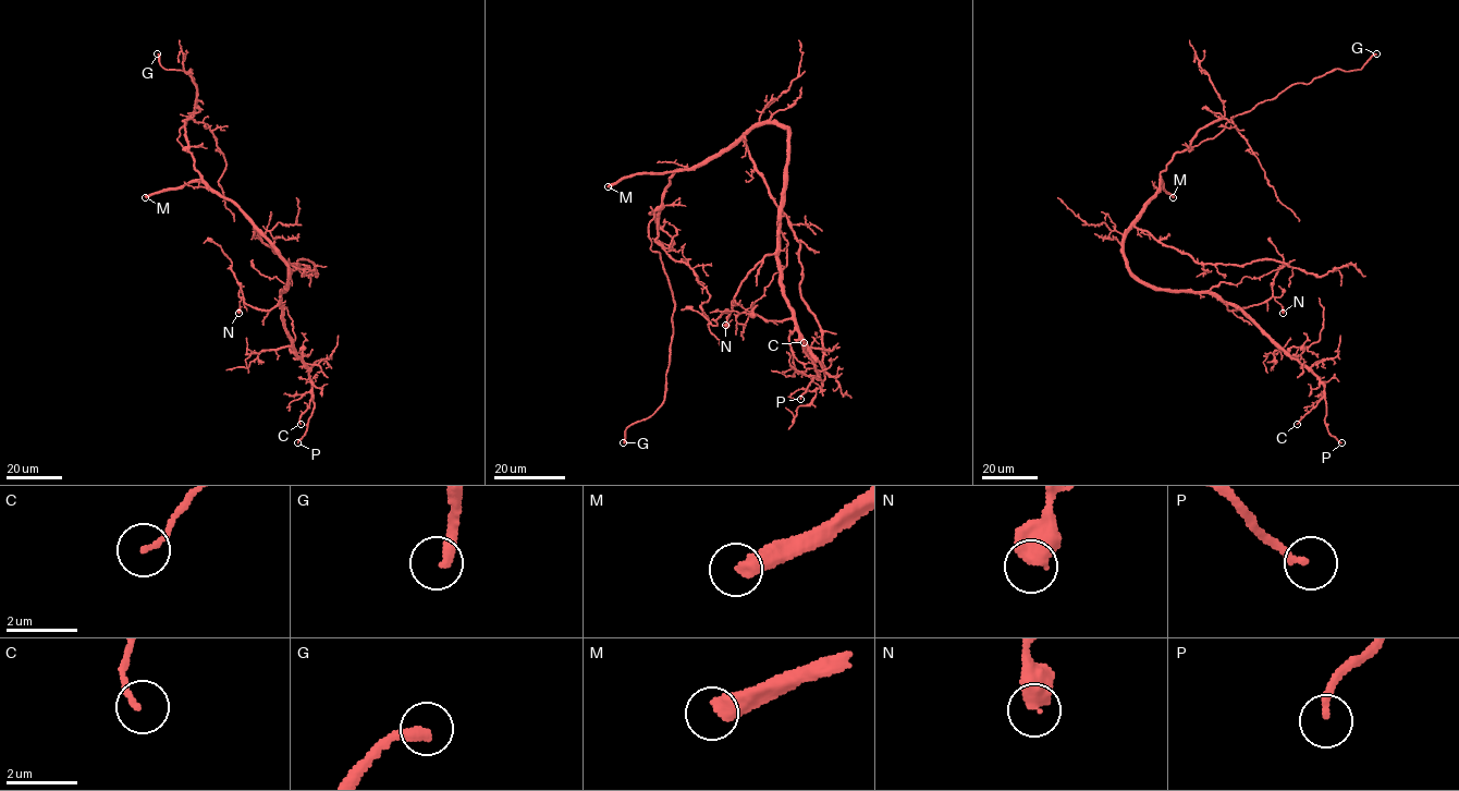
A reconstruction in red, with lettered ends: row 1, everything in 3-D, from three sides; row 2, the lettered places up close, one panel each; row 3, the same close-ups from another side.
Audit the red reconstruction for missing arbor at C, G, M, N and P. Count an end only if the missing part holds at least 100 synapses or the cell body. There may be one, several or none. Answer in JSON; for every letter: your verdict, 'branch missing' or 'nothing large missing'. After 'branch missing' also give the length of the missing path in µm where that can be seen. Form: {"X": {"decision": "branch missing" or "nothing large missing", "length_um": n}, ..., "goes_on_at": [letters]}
{"C": {"decision": "nothing large missing"}, "G": {"decision": "branch missing", "length_um": 7}, "M": {"decision": "branch missing", "length_um": 200}, "N": {"decision": "nothing large missing"}, "P": {"decision": "nothing large missing"}, "goes_on_at": ["G", "M"]}

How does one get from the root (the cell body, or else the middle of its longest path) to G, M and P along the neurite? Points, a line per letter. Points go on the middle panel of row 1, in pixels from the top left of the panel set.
G: (743, 136), (676, 169), (649, 223), (674, 303), (670, 361), (661, 405), (623, 442)
M: (743, 136), (716, 157), (696, 167), (681, 171), (636, 173), (608, 186)
P: (743, 136), (764, 123), (779, 123), (787, 130), (777, 255), (780, 288), (821, 379), (813, 378), (800, 399)

